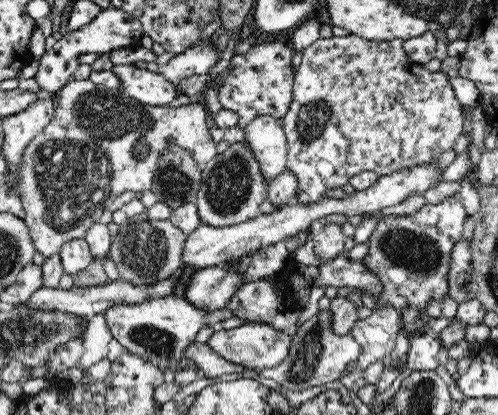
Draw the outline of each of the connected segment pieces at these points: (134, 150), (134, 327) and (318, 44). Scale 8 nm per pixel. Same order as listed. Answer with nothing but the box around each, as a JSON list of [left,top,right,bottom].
[[17,79,216,258],[104,294,232,370],[281,33,468,204]]

